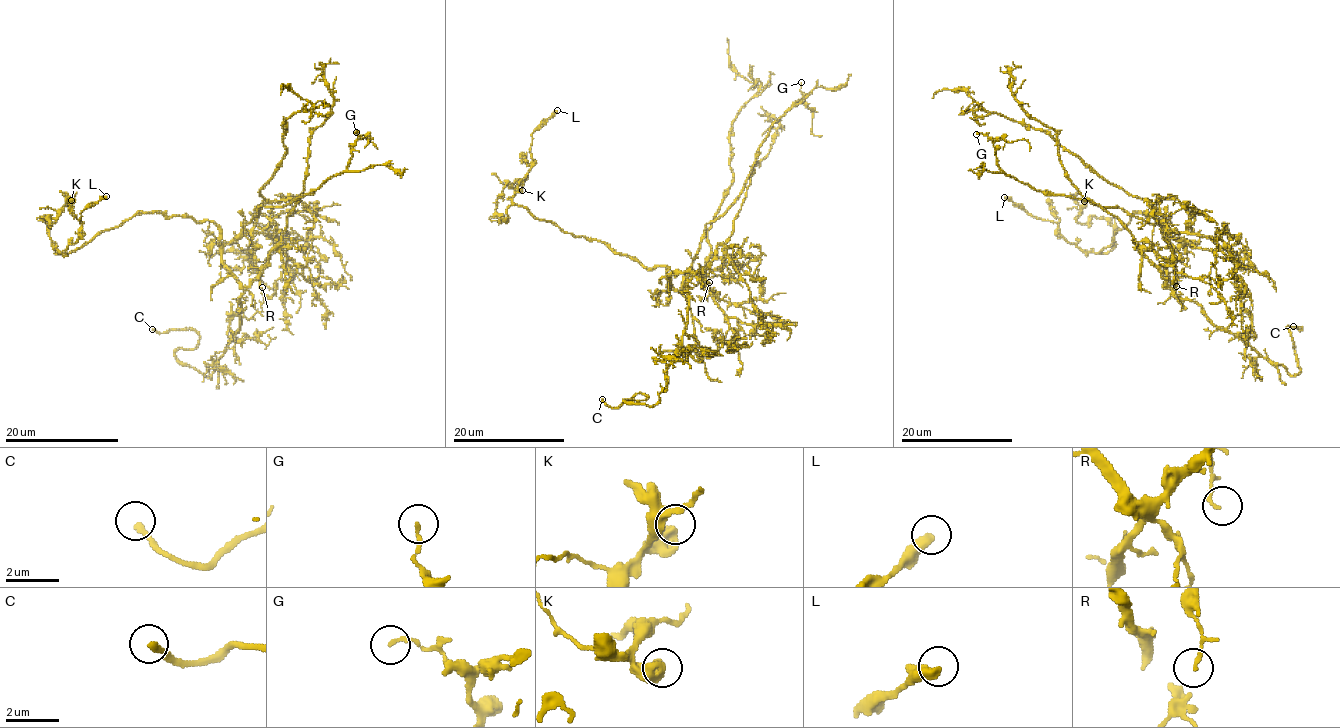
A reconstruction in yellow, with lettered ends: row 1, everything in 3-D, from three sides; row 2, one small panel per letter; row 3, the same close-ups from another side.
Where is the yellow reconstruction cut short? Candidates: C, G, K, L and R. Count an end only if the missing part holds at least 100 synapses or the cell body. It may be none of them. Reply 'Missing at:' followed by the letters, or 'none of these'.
Missing at: C

